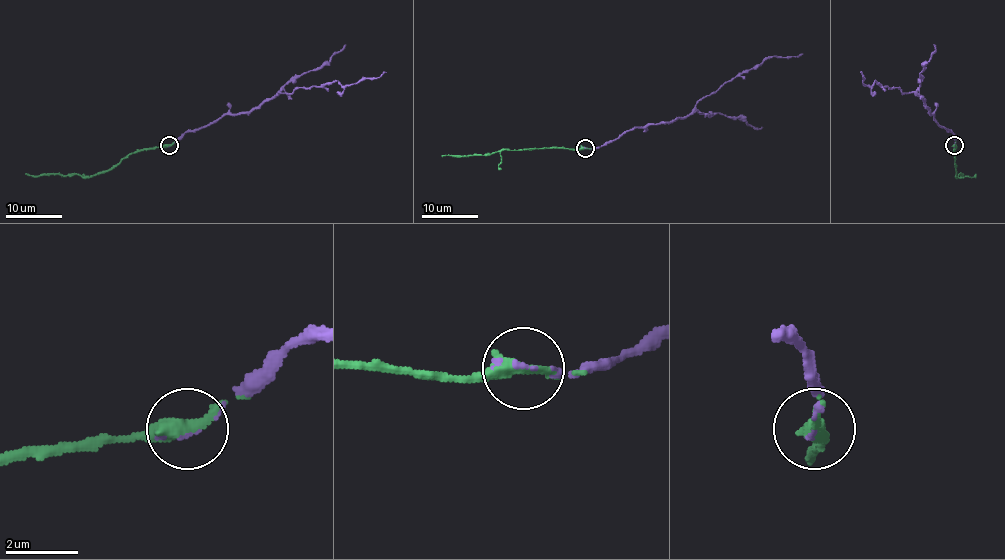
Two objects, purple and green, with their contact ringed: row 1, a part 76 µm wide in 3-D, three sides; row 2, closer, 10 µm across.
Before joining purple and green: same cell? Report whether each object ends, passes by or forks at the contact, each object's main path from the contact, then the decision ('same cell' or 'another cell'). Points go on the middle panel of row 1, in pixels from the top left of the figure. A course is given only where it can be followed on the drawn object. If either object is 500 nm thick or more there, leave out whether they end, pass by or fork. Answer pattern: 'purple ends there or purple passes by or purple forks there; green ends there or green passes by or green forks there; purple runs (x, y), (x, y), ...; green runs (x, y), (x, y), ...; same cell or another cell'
purple passes by; green passes by; purple runs (585, 148), (599, 148), (636, 127), (685, 117), (699, 100), (765, 59), (802, 54); green runs (585, 148), (529, 148), (483, 155), (441, 157); same cell

